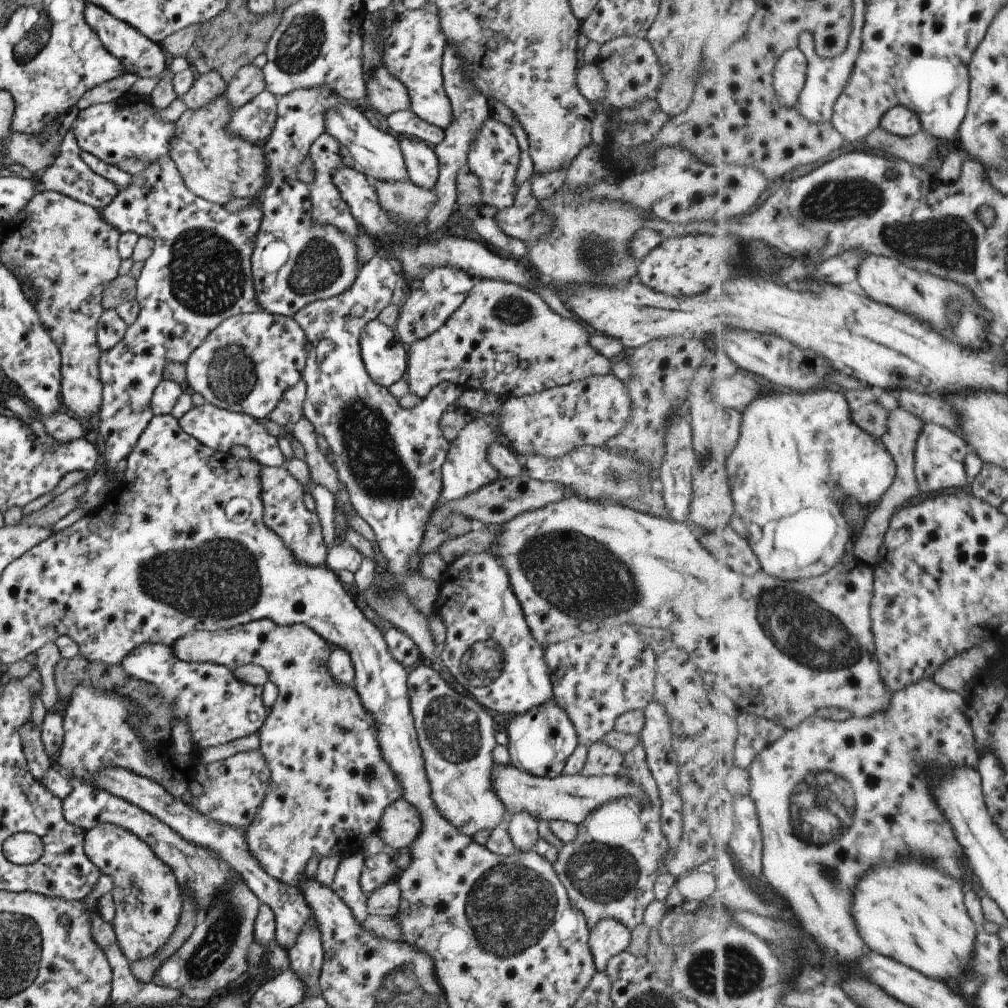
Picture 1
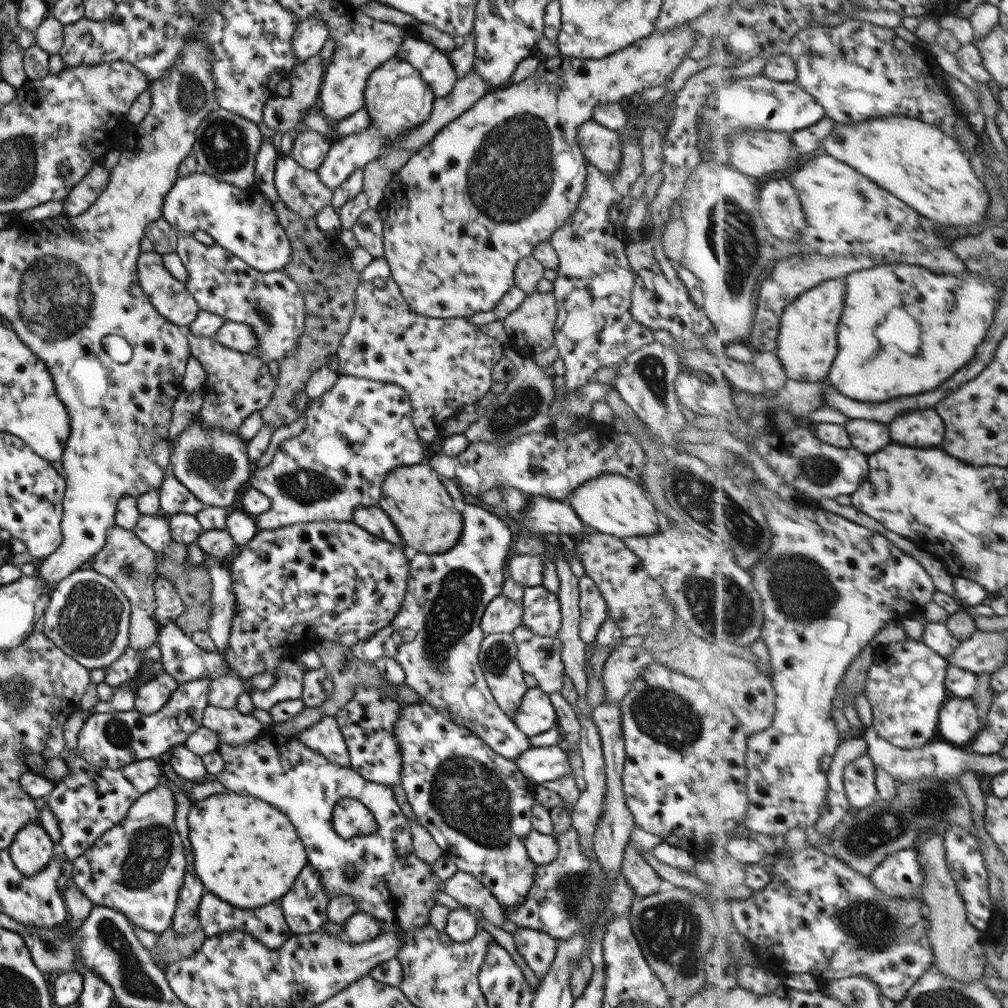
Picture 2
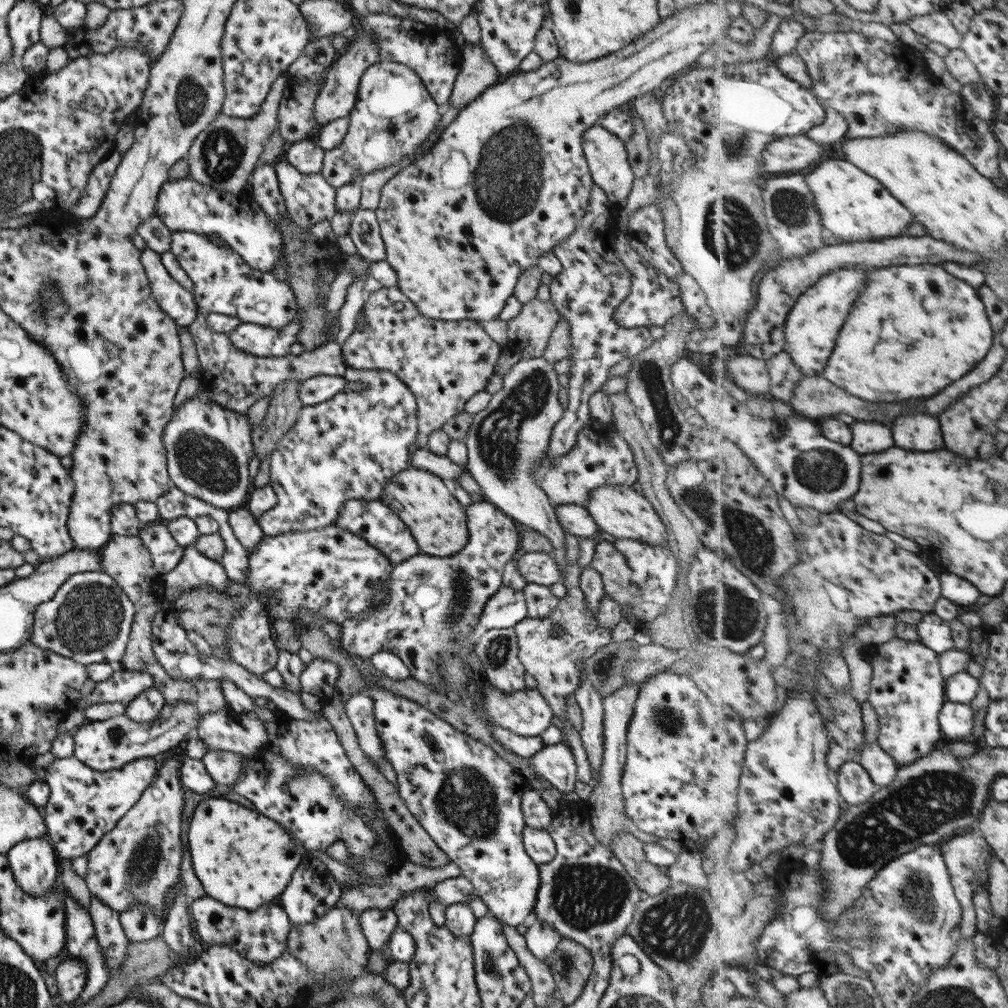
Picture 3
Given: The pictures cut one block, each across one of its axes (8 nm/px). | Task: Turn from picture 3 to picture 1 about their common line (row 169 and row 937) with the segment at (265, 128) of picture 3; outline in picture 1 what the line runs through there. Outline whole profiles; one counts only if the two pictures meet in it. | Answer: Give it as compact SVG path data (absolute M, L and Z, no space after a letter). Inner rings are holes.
M242 880L215 890L209 910L195 920L189 938L154 972L152 982L179 990L189 1000L207 1000L247 971L247 948L253 942L253 924L260 902Z

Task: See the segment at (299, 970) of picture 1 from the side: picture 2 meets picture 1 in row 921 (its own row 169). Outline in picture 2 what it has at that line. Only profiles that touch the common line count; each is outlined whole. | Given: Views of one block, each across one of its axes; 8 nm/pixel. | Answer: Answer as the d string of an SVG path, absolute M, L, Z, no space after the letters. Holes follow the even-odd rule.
M305 129L295 135L291 151L287 154L301 167L315 171L332 146L327 134Z

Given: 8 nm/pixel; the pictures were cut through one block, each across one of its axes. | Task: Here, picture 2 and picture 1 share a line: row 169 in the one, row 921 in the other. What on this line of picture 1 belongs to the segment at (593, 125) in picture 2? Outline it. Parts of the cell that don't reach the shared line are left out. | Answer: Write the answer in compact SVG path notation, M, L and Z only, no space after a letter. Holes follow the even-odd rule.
M601 918L591 930L587 946L593 958L596 972L604 972L611 956L623 952L629 944L630 930L613 918Z

